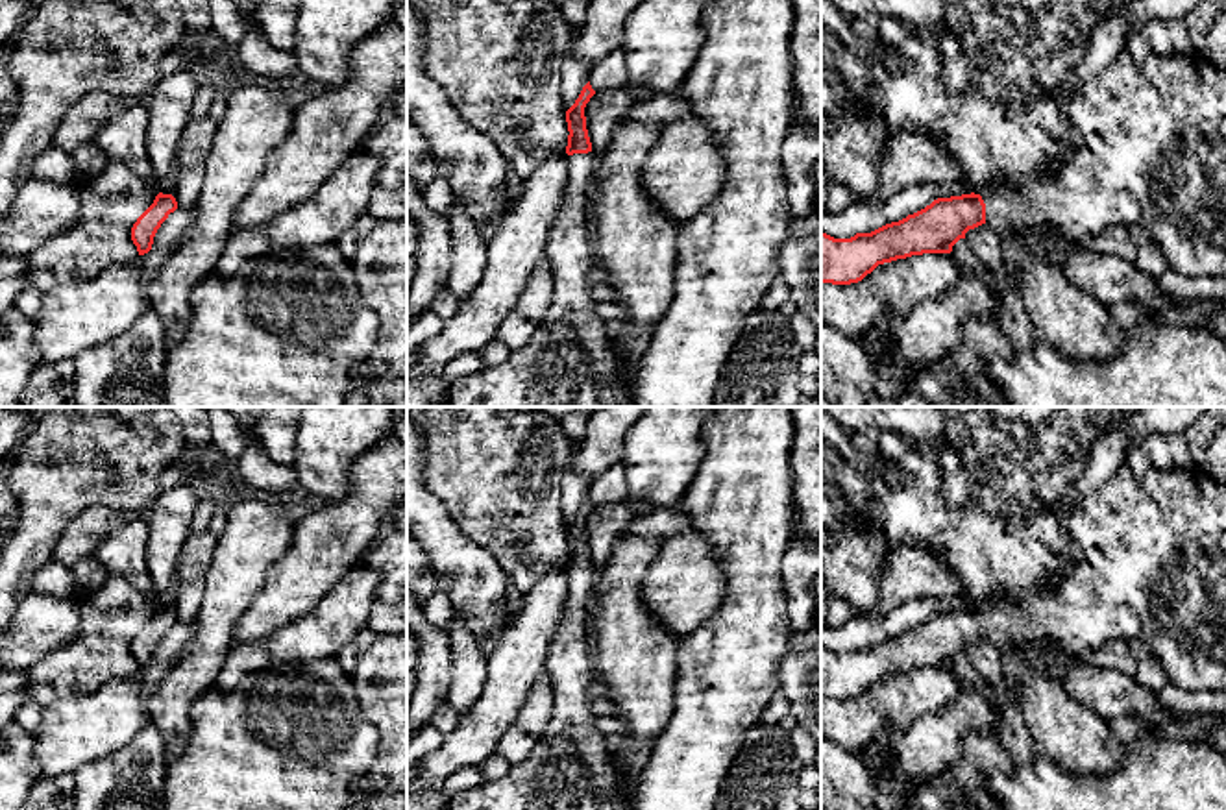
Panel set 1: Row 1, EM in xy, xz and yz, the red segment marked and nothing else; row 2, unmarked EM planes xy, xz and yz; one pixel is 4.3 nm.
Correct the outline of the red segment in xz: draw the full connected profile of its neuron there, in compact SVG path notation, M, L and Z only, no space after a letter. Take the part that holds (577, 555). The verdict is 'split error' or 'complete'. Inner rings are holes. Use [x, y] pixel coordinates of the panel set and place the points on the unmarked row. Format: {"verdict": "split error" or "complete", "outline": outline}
{"verdict": "split error", "outline": "M588 496L566 525L568 592L546 666L553 684L553 714L523 762L512 764L510 771L496 782L484 780L477 788L451 795L447 810L629 810L619 769L592 712L590 684L597 679L590 636L595 570L592 568L584 522L594 509L595 505Z"}

